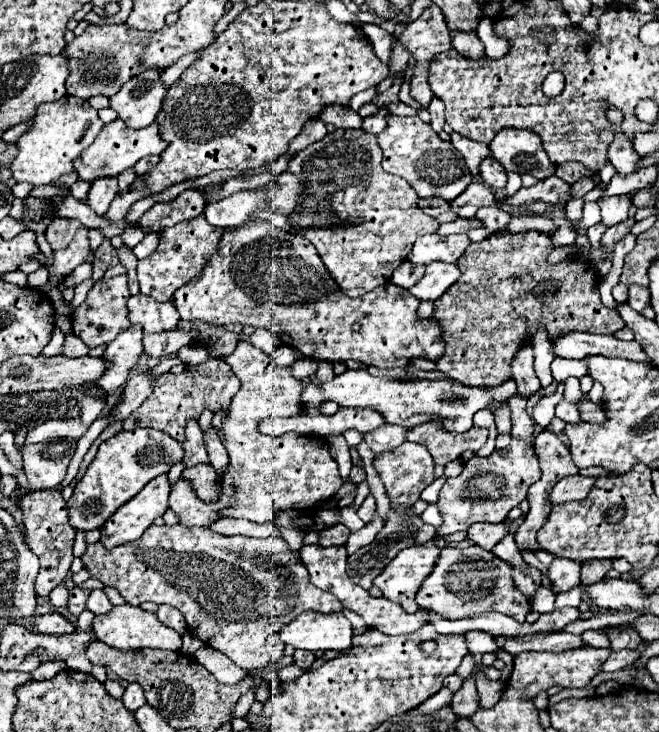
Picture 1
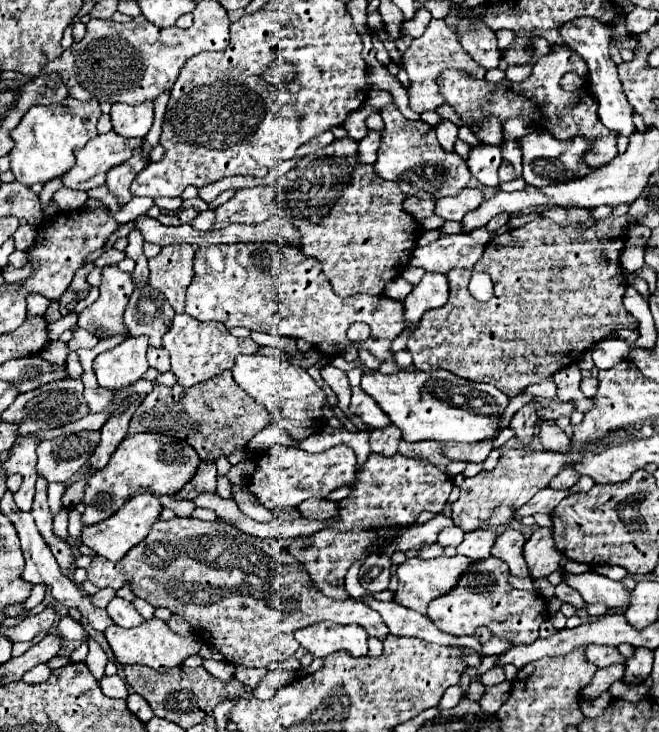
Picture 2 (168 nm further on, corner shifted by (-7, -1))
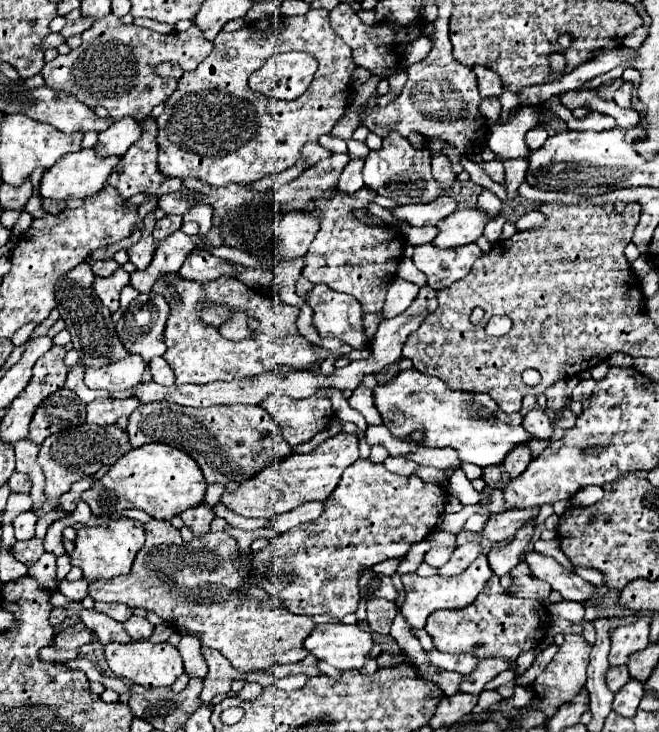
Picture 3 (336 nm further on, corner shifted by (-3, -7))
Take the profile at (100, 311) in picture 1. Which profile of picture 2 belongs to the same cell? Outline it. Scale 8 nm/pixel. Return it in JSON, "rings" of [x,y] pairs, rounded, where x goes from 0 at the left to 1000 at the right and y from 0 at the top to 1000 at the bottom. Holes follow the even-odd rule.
{"rings":[[[179,365],[155,367],[152,406],[121,428],[118,447],[146,455],[152,452],[152,463],[167,463],[173,458],[185,458],[194,463],[197,455],[188,444],[188,422],[203,398],[197,373],[182,370]]]}

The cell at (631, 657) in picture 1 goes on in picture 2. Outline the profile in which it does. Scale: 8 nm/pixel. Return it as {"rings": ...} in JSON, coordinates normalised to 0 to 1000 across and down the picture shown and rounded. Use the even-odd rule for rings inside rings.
{"rings":[[[935,906],[935,908],[926,908],[926,911],[907,914],[904,922],[898,925],[898,930],[886,939],[883,949],[886,949],[886,952],[907,952],[914,944],[923,944],[923,939],[926,939],[932,930],[944,928],[947,917],[950,917],[950,908],[947,908],[947,906],[941,906],[941,908]]]}

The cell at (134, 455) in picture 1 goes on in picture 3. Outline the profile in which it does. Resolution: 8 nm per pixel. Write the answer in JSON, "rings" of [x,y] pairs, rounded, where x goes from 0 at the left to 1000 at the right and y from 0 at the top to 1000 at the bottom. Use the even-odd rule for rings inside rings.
{"rings":[[[228,605],[188,622],[188,627],[182,627],[176,638],[164,641],[164,646],[149,654],[143,665],[124,673],[124,684],[134,687],[143,704],[182,701],[188,695],[215,695],[234,709],[258,712],[276,698],[300,693],[310,684],[310,673],[313,657],[303,638],[285,619],[249,605]]]}

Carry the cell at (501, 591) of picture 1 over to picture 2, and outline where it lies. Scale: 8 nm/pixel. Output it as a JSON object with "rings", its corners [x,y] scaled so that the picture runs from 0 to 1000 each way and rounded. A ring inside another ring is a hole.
{"rings":[[[750,780],[747,788],[728,786],[728,794],[713,791],[716,783],[707,786],[710,799],[692,796],[680,810],[662,816],[649,827],[649,843],[659,854],[683,867],[716,867],[722,857],[737,854],[753,870],[765,870],[780,881],[807,878],[816,873],[816,857],[832,843],[829,821],[816,810],[780,805],[771,794],[759,794],[759,780]]]}

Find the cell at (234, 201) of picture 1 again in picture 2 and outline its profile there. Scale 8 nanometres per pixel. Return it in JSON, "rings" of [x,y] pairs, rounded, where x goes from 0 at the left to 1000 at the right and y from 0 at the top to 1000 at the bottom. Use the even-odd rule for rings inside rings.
{"rings":[[[316,286],[316,288],[307,288],[294,302],[291,302],[291,310],[297,310],[297,313],[303,313],[303,316],[319,316],[322,313],[322,307],[325,307],[325,288],[322,286]]]}

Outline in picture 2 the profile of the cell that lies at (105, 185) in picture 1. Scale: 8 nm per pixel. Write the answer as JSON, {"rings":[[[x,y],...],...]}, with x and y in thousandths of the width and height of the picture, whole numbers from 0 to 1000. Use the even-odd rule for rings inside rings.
{"rings":[[[206,204],[206,209],[200,212],[200,217],[194,217],[188,225],[179,225],[176,231],[167,231],[161,239],[161,255],[164,261],[179,272],[182,280],[197,275],[197,250],[200,245],[209,239],[209,234],[215,234],[222,228],[219,217],[215,217],[215,206]]]}

